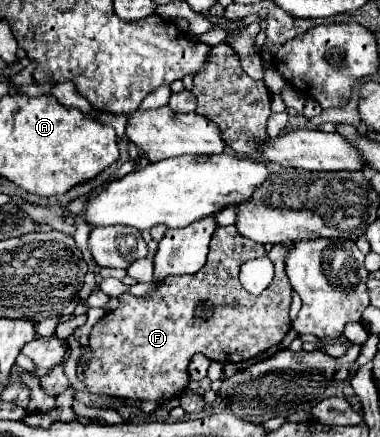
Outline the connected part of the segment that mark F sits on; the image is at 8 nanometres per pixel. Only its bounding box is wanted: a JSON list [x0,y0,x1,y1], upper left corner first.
[80,226,292,404]

